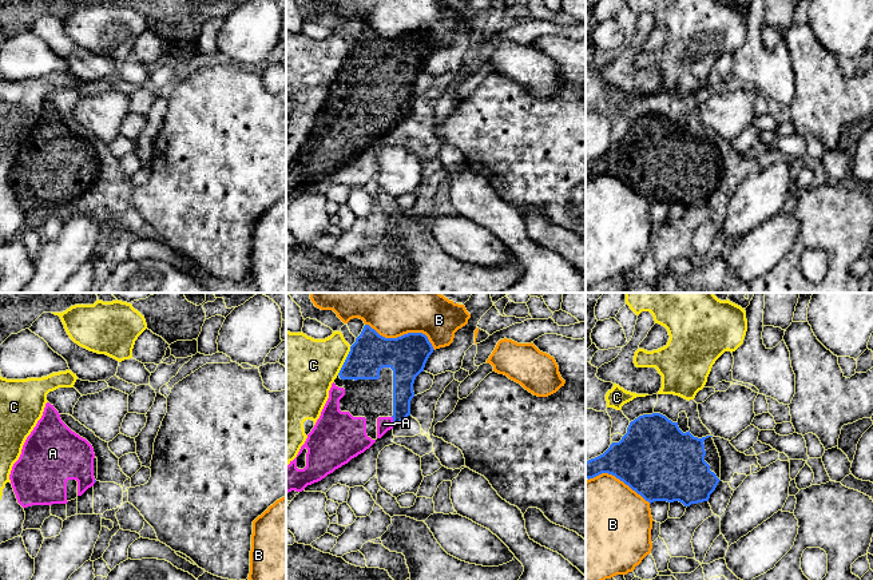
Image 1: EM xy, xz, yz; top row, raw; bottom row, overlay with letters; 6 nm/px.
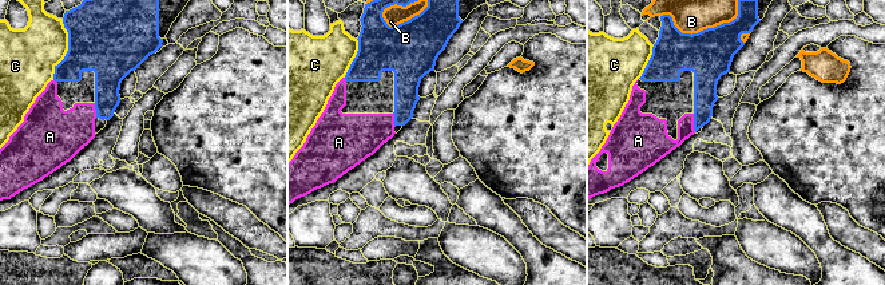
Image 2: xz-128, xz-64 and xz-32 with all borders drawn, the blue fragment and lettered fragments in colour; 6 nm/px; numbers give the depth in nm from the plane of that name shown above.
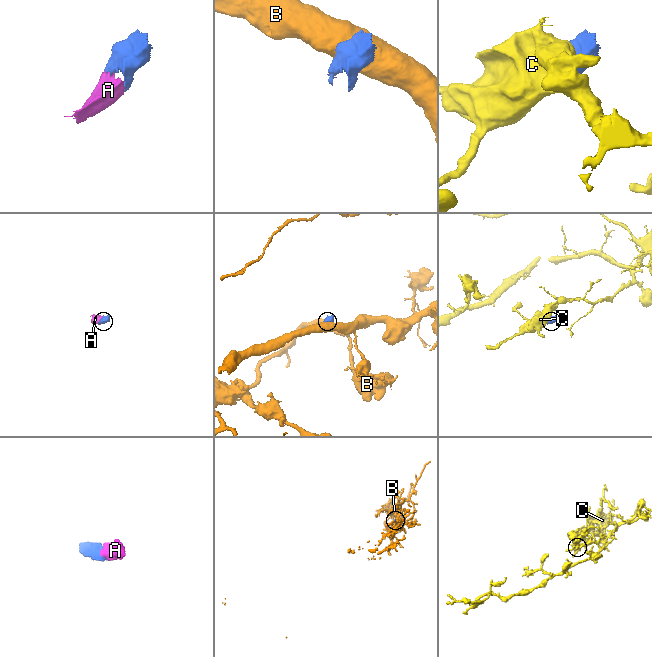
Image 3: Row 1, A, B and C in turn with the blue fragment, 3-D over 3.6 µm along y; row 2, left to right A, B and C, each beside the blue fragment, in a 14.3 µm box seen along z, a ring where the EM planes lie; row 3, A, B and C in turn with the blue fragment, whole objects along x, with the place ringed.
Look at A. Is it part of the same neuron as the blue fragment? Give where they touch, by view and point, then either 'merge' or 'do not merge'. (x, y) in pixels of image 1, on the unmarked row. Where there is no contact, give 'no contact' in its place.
contact xz (393, 122); merge

